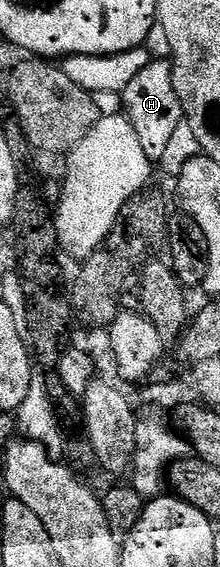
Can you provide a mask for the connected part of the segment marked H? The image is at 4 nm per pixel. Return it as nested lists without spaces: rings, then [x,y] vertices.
[[[153,59],[122,92],[124,114],[137,131],[137,137],[141,139],[141,147],[152,163],[160,162],[170,138],[184,118],[181,101],[177,98],[176,88],[173,87],[173,69],[170,60]]]

